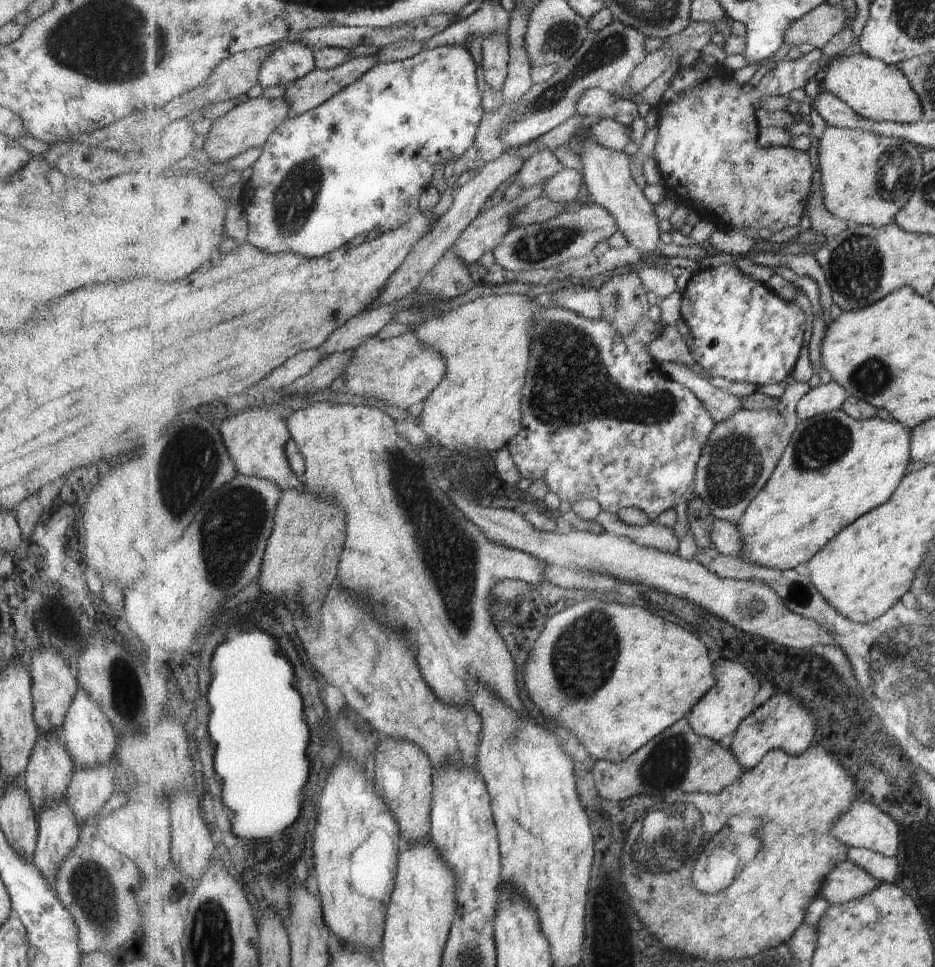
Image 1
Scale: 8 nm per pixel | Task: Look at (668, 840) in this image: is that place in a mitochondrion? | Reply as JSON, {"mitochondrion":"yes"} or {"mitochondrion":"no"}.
{"mitochondrion":"yes"}

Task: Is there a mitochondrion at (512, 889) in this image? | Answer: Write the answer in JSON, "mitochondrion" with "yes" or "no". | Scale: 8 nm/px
{"mitochondrion":"no"}

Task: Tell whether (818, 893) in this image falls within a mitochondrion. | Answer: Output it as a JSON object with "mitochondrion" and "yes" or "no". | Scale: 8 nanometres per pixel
{"mitochondrion":"no"}

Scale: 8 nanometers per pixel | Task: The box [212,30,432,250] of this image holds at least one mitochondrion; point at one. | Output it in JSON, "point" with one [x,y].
{"point":[294,199]}

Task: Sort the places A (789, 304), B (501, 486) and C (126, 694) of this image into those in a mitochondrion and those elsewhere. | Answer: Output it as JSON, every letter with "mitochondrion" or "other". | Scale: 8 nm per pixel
{"A":"other","B":"other","C":"mitochondrion"}

